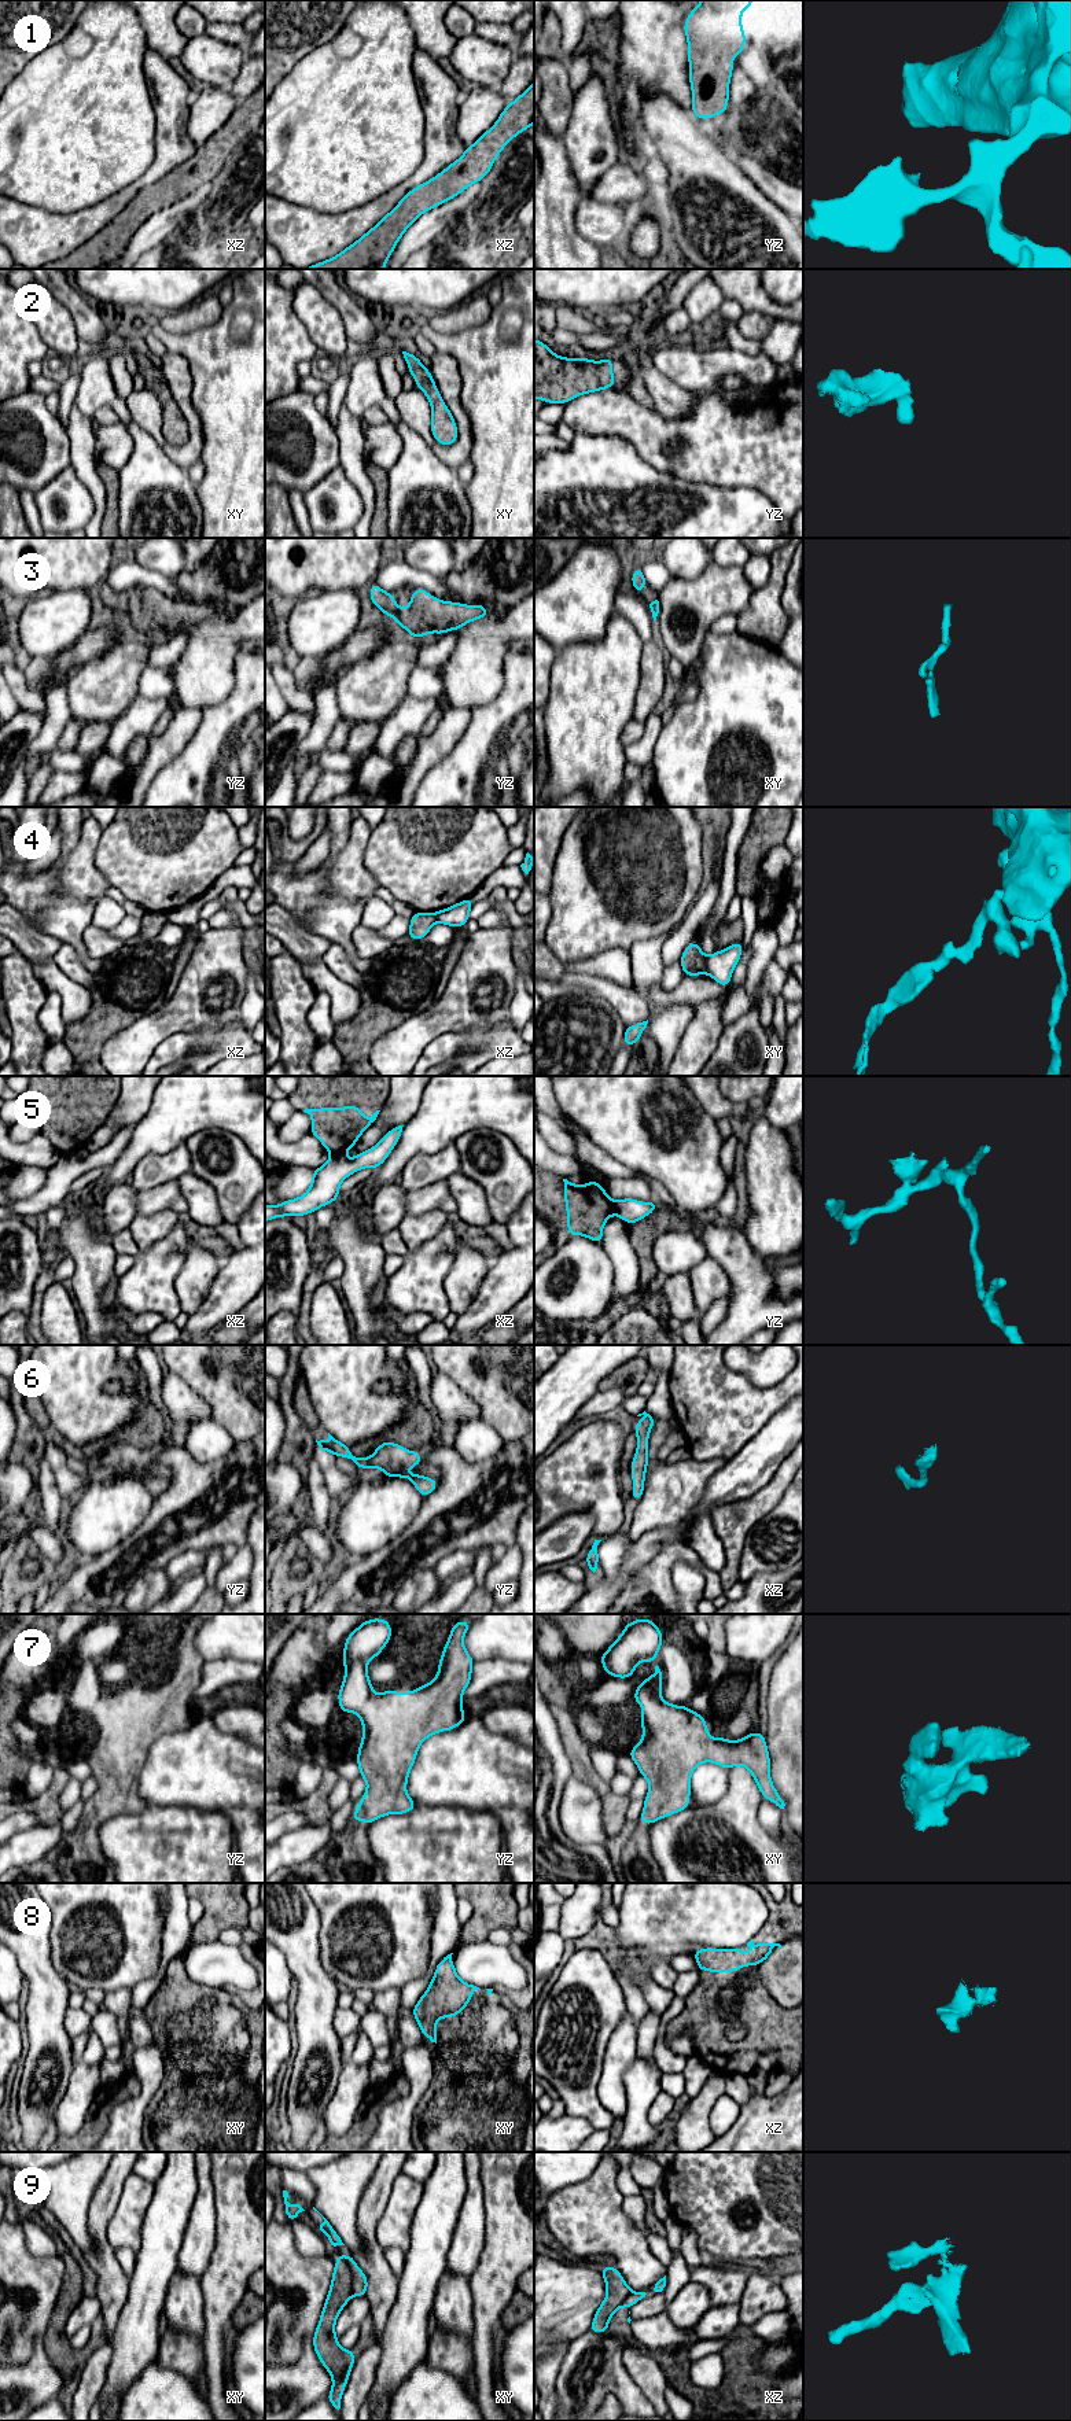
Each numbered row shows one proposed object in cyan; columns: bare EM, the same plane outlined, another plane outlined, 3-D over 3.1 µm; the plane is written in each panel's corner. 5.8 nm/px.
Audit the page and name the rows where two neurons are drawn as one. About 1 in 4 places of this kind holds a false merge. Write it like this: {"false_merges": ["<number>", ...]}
{"false_merges": ["4", "5", "9"]}

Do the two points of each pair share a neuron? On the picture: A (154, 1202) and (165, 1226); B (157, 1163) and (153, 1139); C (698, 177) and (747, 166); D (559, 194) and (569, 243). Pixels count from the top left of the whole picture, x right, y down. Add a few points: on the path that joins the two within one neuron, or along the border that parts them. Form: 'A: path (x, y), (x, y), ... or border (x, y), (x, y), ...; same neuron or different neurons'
A: border (177, 1213), (172, 1211), (137, 1213), (128, 1224); different neurons
B: border (184, 1142), (162, 1153), (146, 1154), (131, 1174); different neurons
C: border (731, 151), (736, 165), (759, 191); different neurons
D: path (559, 206), (559, 231); same neuron

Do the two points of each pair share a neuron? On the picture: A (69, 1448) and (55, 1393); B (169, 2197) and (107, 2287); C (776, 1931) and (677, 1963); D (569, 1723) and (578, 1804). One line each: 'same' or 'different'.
A: different
B: different
C: different
D: different

